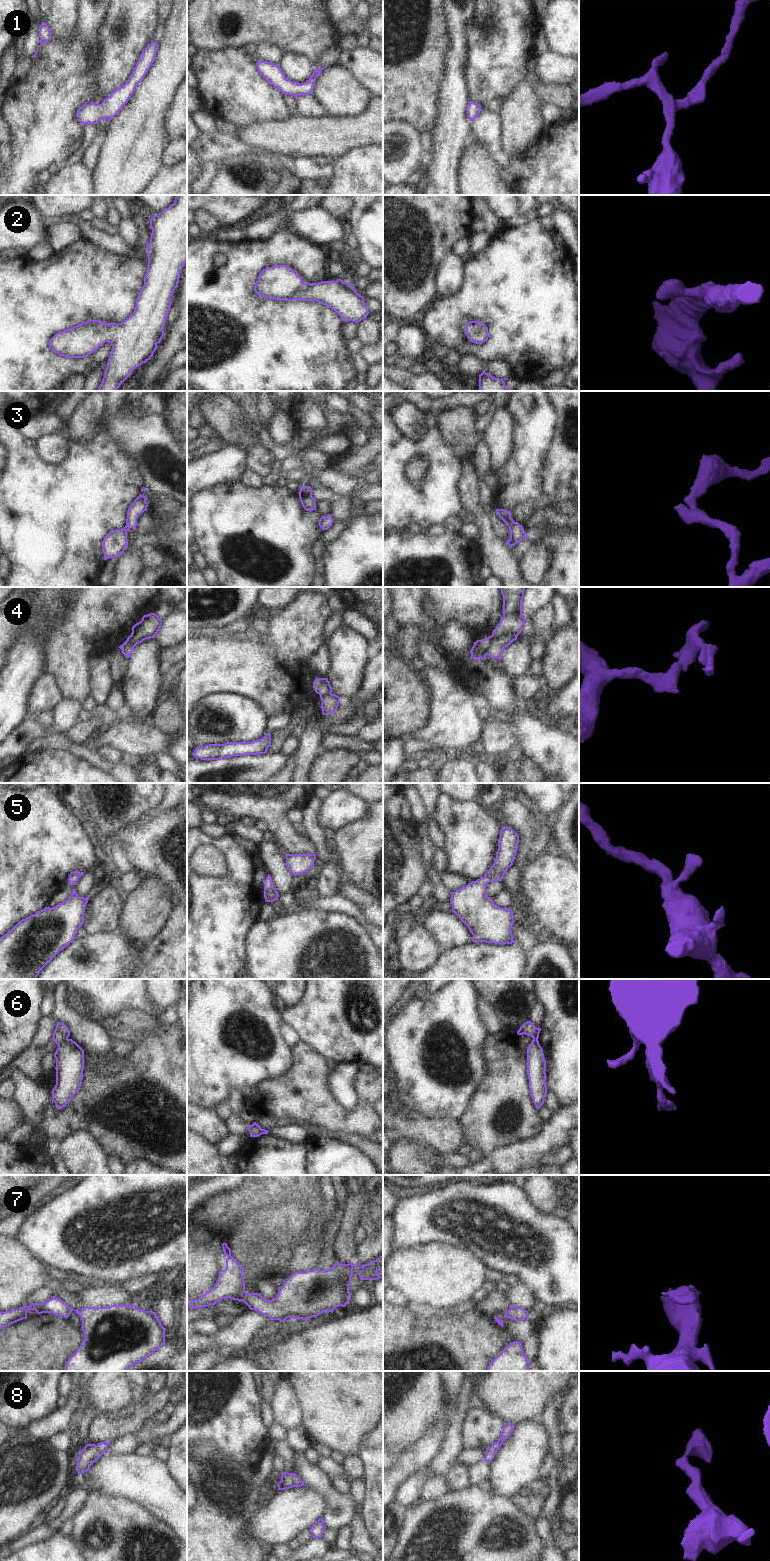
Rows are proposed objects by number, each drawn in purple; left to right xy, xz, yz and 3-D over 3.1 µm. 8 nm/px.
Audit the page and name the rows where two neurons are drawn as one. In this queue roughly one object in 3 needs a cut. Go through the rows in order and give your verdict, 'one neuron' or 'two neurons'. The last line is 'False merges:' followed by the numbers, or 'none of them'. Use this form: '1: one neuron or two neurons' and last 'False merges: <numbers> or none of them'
1: one neuron
2: one neuron
3: one neuron
4: two neurons
5: one neuron
6: two neurons
7: one neuron
8: one neuron
False merges: 4, 6

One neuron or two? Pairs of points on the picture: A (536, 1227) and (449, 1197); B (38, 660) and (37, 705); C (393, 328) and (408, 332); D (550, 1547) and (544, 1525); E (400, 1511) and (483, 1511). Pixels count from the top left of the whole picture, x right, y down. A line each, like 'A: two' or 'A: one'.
A: one
B: two
C: two
D: one
E: two

